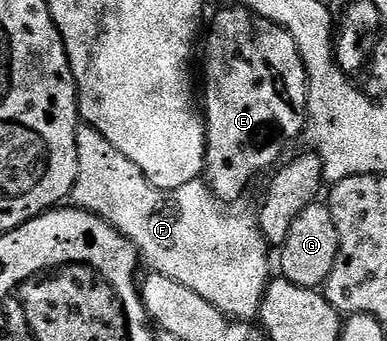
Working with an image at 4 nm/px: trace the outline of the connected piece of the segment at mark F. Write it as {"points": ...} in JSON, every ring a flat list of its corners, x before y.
{"points":[[81,125,77,129,77,181,73,185,69,196,70,202,78,207,81,211,88,211,97,217,101,217,105,222,113,224,127,240,138,249,140,256,151,266,150,270,157,275,164,275,173,281,181,281,181,285,185,285,185,289,193,289,193,293,197,293,197,297,205,297,205,301,209,301,209,305,213,305,217,309,221,309,221,313,230,315,233,319,242,319,244,321,258,320,259,310,261,309,261,301,263,294,267,291,267,284,272,278,273,259,269,254,269,248,265,237,259,228,258,218,254,214,251,215,247,211,235,211,239,209,228,209,219,199,211,188,207,186,202,178,195,179,186,189,181,191,158,191,155,186,147,180,145,173,141,169,137,169,137,165,133,165,133,161,129,161,129,157,125,157,125,153,121,153,121,149,113,149,113,145,109,145,109,141,105,141,105,137,101,137,101,133,97,133,97,129]]}

